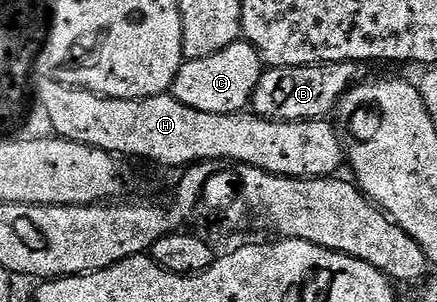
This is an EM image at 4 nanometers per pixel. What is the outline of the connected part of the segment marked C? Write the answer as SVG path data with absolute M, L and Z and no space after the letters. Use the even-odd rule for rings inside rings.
M240 41L213 53L213 57L197 57L183 62L170 89L181 105L197 109L201 113L238 115L251 107L251 98L261 81L265 64L252 43Z

